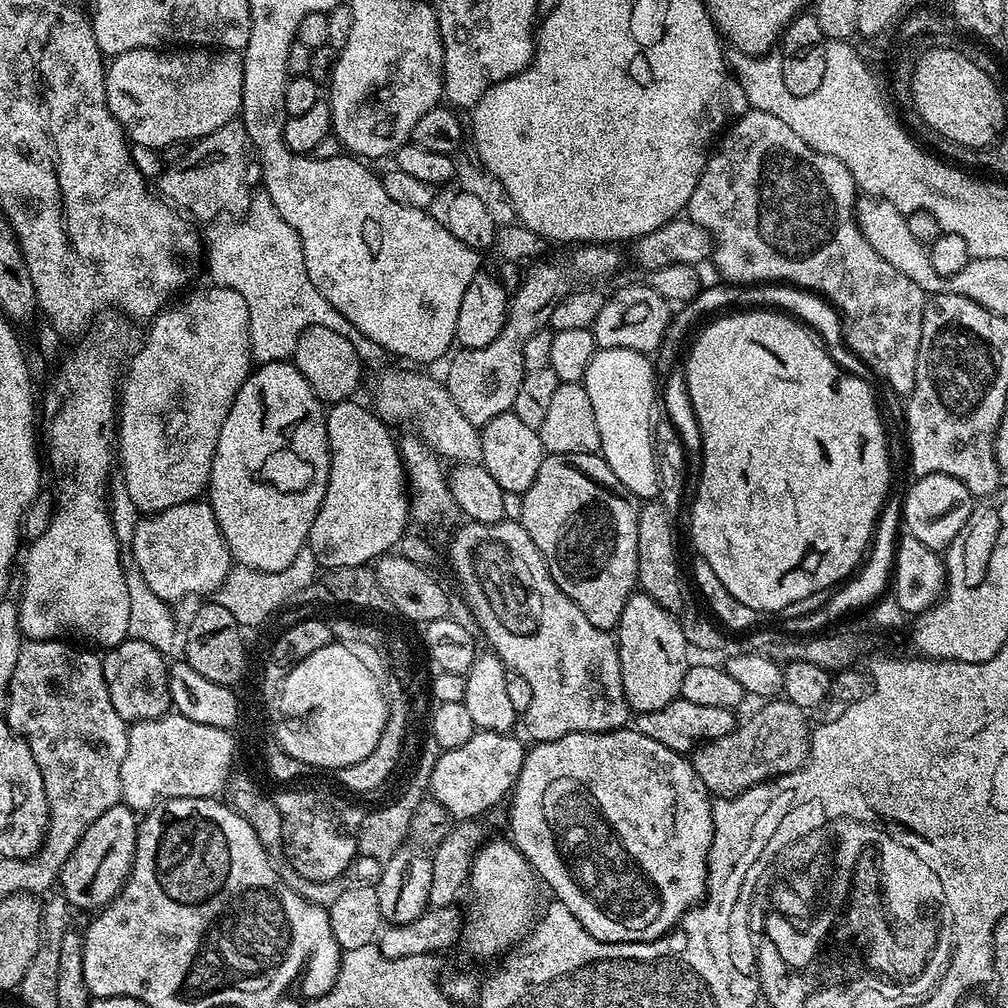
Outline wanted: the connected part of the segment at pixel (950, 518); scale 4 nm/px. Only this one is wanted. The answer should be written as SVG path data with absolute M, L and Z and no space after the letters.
M930 474L911 481L912 489L904 496L902 507L902 524L907 535L918 538L928 548L947 549L949 544L958 538L958 534L968 524L974 507L974 498L970 490L958 478L950 478L950 474Z

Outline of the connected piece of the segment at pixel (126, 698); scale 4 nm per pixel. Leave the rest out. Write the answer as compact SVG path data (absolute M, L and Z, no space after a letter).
M126 639L118 646L107 649L103 653L104 681L110 694L110 702L114 702L114 710L118 710L118 718L125 722L138 720L156 720L159 716L169 715L172 708L170 686L168 685L168 669L170 667L165 653L159 652L150 642Z

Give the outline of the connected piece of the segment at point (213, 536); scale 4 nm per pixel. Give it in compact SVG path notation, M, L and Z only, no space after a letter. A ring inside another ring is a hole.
M200 498L140 518L132 548L142 578L169 606L176 606L187 596L211 597L234 567L232 551L226 546L214 510Z

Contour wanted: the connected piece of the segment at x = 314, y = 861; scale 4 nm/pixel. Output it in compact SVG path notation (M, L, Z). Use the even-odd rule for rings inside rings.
M282 788L278 794L273 795L273 800L276 804L276 808L279 810L280 817L283 822L283 847L284 856L292 869L293 873L299 878L302 877L310 882L318 882L317 884L333 883L337 881L338 877L350 864L354 856L357 855L357 835L360 829L360 824L364 818L365 813L363 809L359 809L356 805L328 792L316 792L314 790L288 790L292 788Z

